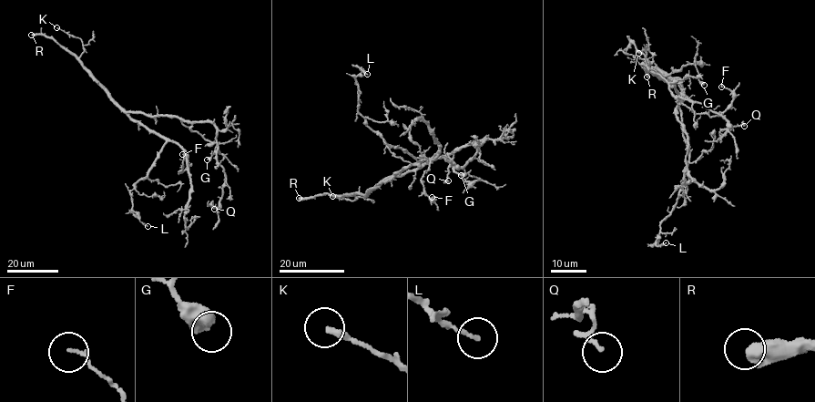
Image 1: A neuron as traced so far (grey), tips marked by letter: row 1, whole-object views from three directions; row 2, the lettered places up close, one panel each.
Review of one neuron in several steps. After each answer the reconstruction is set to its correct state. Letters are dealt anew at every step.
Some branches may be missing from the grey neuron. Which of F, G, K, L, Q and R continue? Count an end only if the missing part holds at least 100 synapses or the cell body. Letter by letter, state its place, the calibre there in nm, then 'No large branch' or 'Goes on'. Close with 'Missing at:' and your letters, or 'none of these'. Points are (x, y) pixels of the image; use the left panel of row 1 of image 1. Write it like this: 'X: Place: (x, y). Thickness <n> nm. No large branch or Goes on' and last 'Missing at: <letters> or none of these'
F: Place: (182, 154). Thickness 120 nm. No large branch
G: Place: (207, 159). Thickness 500 nm. No large branch
K: Place: (56, 27). Thickness 240 nm. No large branch
L: Place: (147, 226). Thickness 120 nm. No large branch
Q: Place: (214, 209). Thickness 120 nm. No large branch
R: Place: (31, 35). Thickness 600 nm. Goes on
Missing at: R

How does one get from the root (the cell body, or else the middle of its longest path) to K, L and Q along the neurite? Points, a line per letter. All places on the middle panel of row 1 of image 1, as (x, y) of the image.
K: (398, 175), (385, 178), (368, 196), (348, 193), (346, 195), (357, 197), (350, 200), (332, 196)
L: (398, 175), (383, 181), (421, 159), (385, 143), (358, 111), (355, 78), (361, 67), (367, 74)
Q: (398, 175), (486, 138), (482, 144), (474, 143), (476, 153), (466, 165), (458, 168), (448, 157), (448, 180)

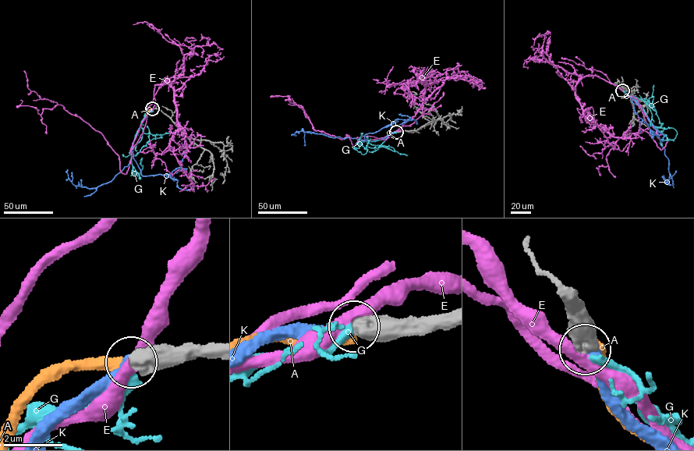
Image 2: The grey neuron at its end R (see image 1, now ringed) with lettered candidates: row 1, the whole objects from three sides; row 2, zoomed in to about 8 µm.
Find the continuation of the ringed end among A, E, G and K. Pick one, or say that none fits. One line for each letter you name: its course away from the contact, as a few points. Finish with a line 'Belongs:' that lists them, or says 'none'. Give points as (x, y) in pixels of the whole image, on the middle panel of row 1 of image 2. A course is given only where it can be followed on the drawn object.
K: Its course: (396, 132), (379, 139), (364, 141), (365, 134), (377, 132), (387, 126), (414, 119), (416, 124)
Belongs: K

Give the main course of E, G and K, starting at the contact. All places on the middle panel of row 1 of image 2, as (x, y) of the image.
E: (397, 132), (358, 137), (354, 145), (347, 134), (342, 140), (313, 129), (301, 106), (276, 97)
G: (396, 132), (379, 140), (361, 140), (355, 149), (362, 154), (366, 153), (370, 139)
K: (396, 132), (379, 139), (364, 141), (365, 134), (377, 132), (387, 126), (414, 119), (416, 124)

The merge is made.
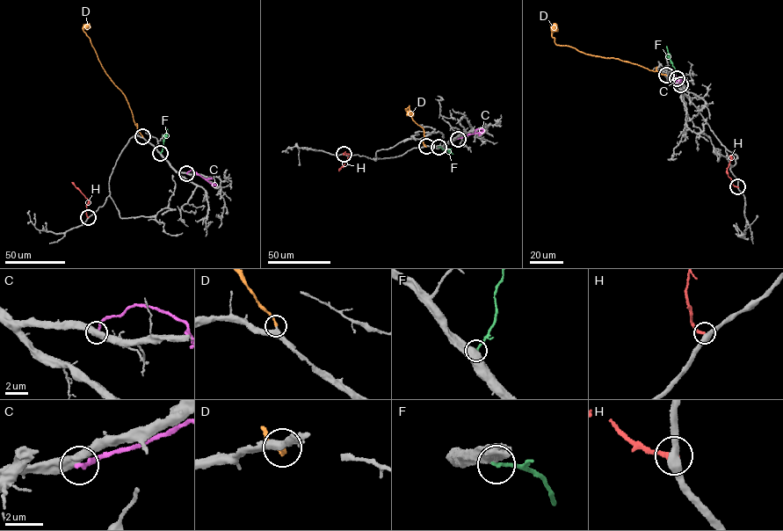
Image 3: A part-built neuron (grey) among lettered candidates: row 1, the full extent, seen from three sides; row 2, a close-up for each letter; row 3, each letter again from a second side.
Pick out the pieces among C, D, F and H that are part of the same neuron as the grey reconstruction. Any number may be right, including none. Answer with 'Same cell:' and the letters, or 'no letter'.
Same cell: D

